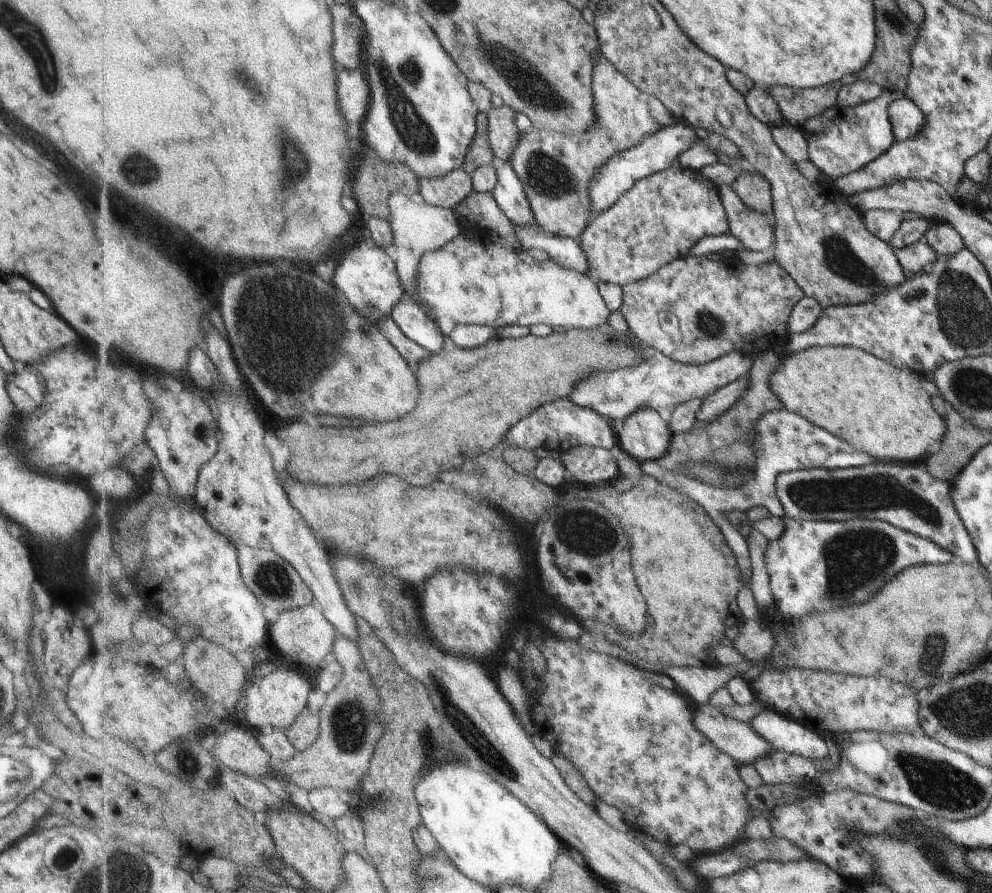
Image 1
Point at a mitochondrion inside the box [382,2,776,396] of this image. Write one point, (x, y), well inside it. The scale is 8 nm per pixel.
(507, 67)

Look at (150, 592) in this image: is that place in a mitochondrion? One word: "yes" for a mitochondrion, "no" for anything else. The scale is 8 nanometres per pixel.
no

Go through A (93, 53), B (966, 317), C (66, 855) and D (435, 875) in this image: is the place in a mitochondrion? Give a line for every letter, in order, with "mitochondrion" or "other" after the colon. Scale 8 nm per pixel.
A: other
B: mitochondrion
C: mitochondrion
D: mitochondrion

